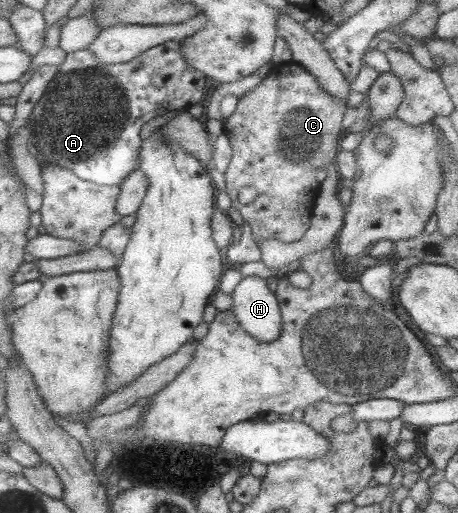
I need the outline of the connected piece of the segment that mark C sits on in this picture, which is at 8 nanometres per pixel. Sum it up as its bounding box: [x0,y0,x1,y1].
[224,61,348,244]

